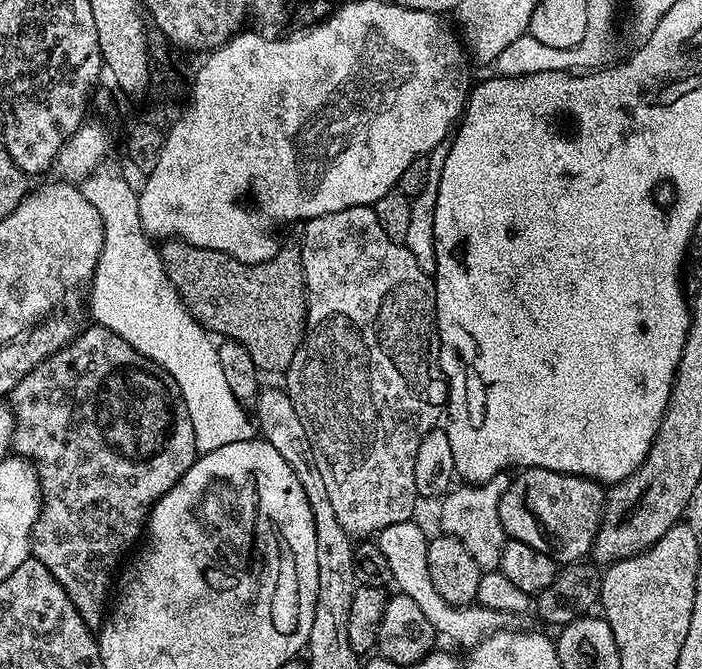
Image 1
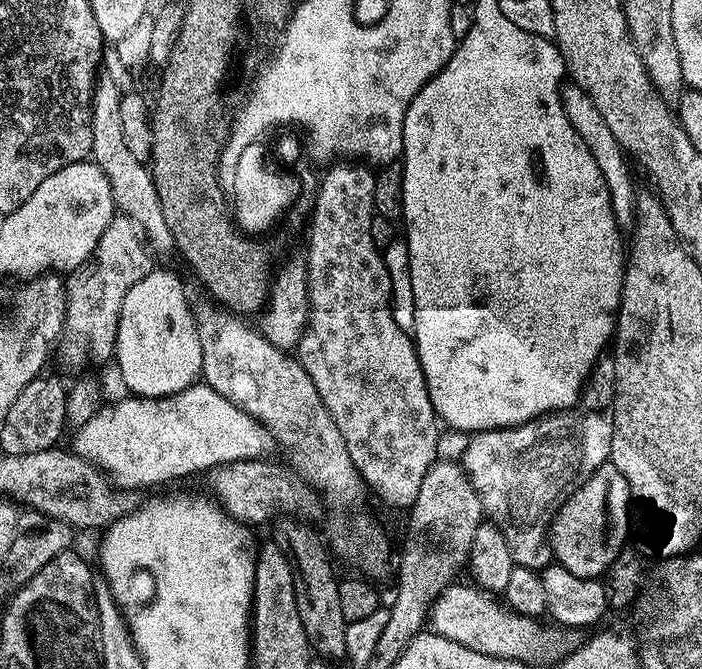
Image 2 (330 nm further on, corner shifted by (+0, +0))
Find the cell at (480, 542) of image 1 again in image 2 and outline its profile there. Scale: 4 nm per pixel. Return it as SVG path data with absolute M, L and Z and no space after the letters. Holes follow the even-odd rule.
M612 359L597 360L591 374L588 375L586 384L582 399L575 406L559 412L550 412L546 416L537 416L535 420L527 420L525 424L516 424L512 428L495 428L489 432L477 432L464 448L464 457L462 457L464 472L470 478L482 502L485 517L502 530L512 551L513 561L519 567L539 570L553 563L550 525L557 508L569 495L570 489L577 481L582 482L598 466L609 463L612 454L614 394L616 393Z

